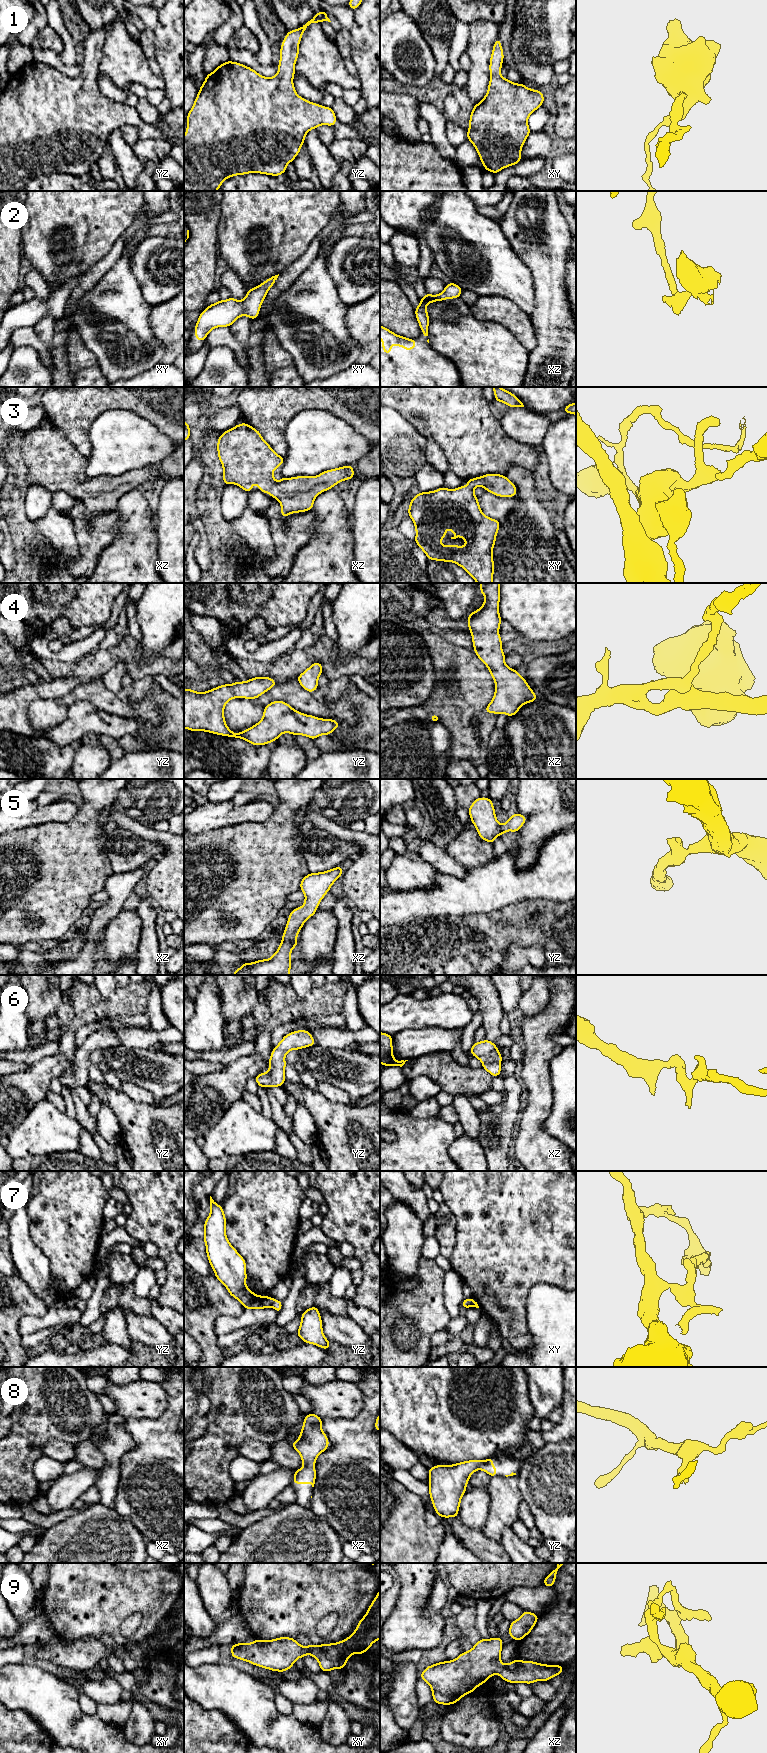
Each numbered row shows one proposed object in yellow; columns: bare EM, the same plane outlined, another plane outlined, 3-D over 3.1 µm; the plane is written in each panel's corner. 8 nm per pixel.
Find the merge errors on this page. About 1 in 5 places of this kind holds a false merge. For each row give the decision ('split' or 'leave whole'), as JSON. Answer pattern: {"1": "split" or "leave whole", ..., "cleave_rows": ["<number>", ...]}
{"1": "leave whole", "2": "leave whole", "3": "leave whole", "4": "leave whole", "5": "leave whole", "6": "leave whole", "7": "split", "8": "leave whole", "9": "leave whole", "cleave_rows": ["7"]}

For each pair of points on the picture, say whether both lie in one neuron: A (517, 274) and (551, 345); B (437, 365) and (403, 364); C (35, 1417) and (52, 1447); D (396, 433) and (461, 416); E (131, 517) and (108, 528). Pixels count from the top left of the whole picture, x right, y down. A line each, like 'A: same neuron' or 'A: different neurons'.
A: different neurons
B: same neuron
C: different neurons
D: different neurons
E: different neurons

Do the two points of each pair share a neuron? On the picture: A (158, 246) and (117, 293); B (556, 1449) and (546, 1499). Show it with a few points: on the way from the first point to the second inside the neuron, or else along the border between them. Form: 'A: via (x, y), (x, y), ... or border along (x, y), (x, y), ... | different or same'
A: border along (129, 258), (130, 271), (137, 281), (142, 296) | different
B: via (556, 1461), (556, 1487) | same

